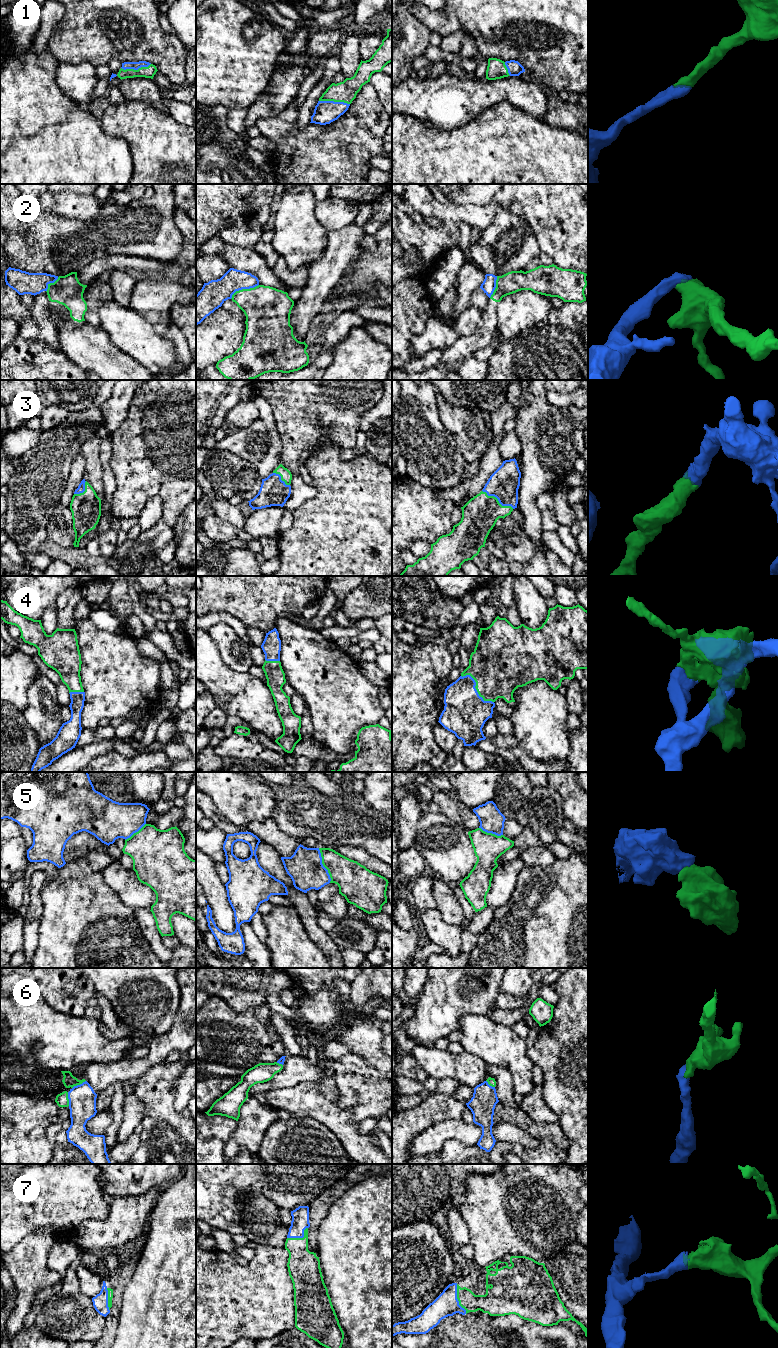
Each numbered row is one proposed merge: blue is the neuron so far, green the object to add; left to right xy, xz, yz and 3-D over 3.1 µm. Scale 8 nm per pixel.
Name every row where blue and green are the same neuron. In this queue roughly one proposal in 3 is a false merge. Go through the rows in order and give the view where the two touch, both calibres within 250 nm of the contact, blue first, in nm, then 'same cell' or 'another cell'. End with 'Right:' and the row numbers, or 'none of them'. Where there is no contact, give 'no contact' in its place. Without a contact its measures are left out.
1: meets blue in xz; 190 nm thick on the blue side, 170 nm on the other; same cell
2: meets blue in xz; 200 nm thick on the blue side, 360 nm on the other; another cell
3: meets blue in yz; 240 nm thick on the blue side, 280 nm on the other; same cell
4: meets blue in yz; 360 nm thick on the blue side, 440 nm on the other; same cell
5: meets blue in xz; 280 nm thick on the blue side, 260 nm on the other; another cell
6: meets blue in xy; 220 nm thick on the blue side, 100 nm on the other; same cell
7: meets blue in yz; 190 nm thick on the blue side, 150 nm on the other; same cell
Right: 1, 3, 4, 6, 7

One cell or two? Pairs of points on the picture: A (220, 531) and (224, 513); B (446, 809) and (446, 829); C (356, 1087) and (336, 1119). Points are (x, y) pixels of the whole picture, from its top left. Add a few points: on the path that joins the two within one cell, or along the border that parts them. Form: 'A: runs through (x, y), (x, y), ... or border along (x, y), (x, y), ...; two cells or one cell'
A: border along (214, 513), (221, 519), (243, 529); two cells
B: border along (440, 812), (463, 828); two cells
C: border along (336, 1085), (339, 1106), (348, 1109), (358, 1123); two cells

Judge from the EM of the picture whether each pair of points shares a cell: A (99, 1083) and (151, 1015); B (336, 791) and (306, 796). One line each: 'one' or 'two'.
A: two
B: two

